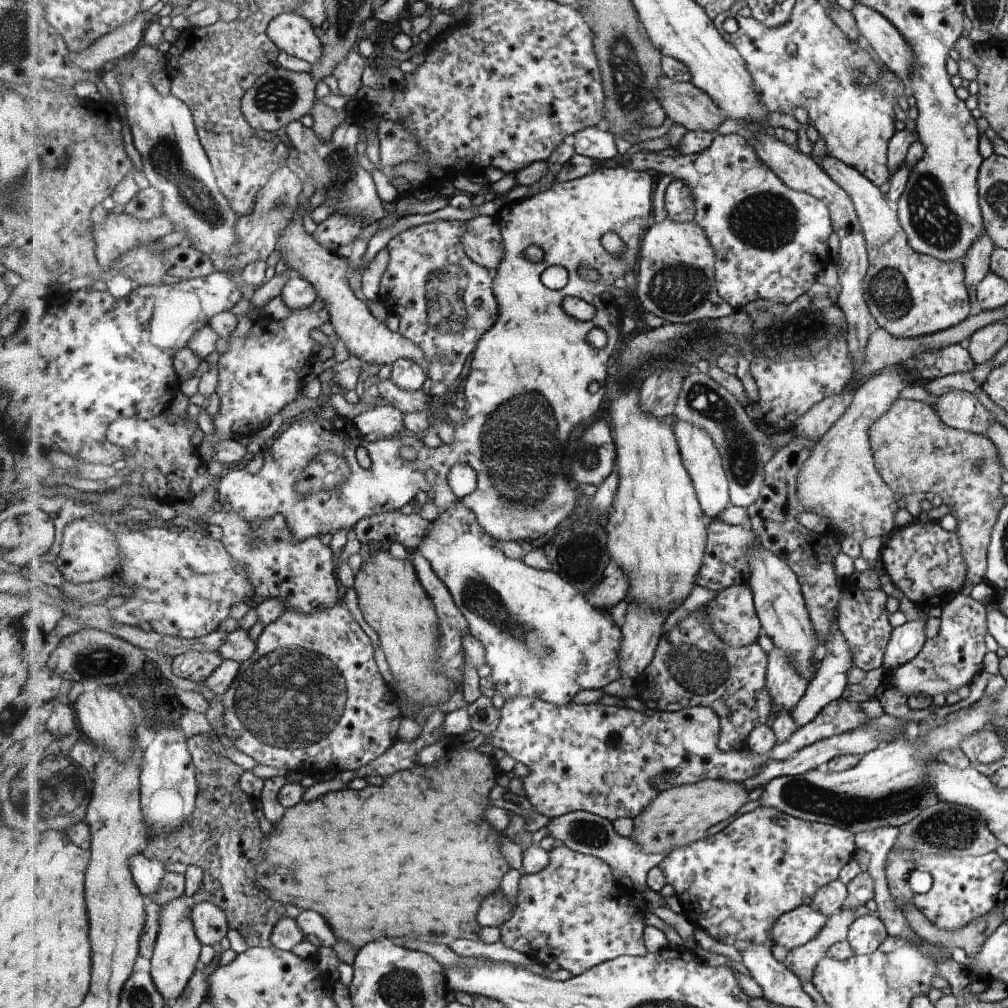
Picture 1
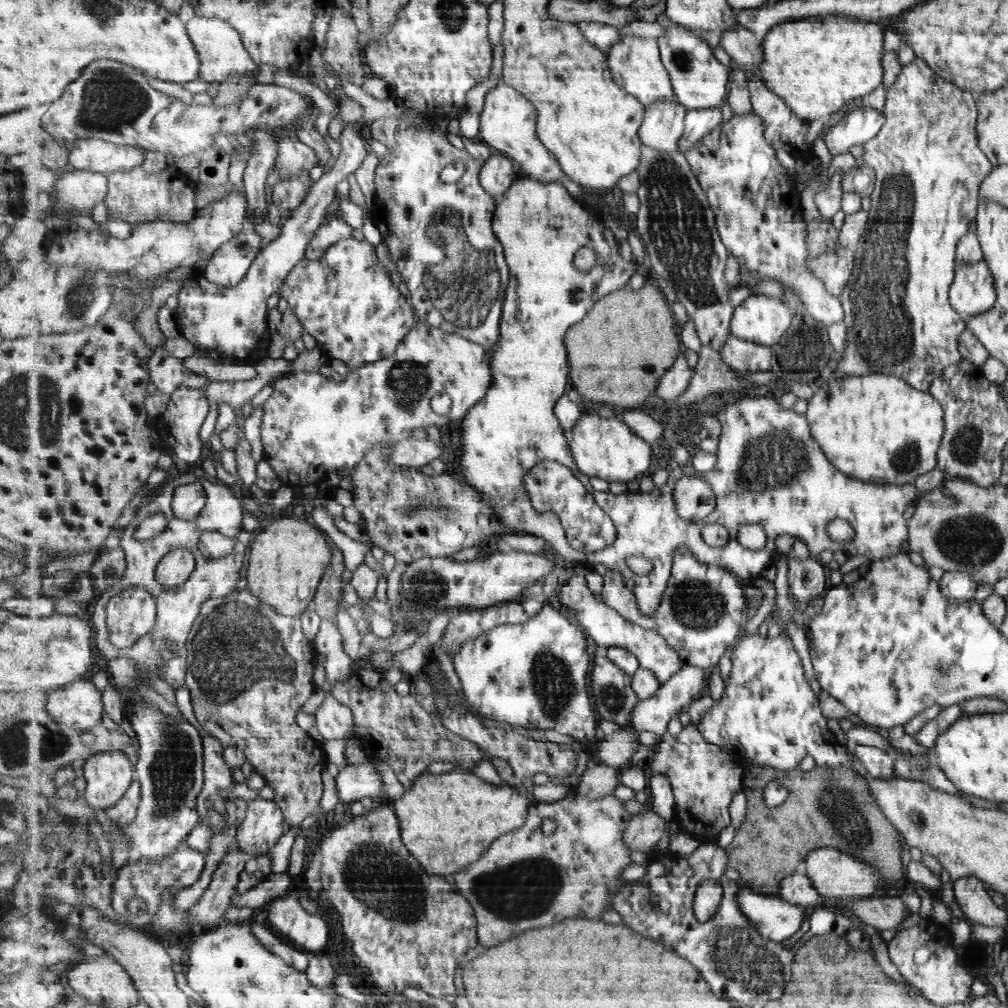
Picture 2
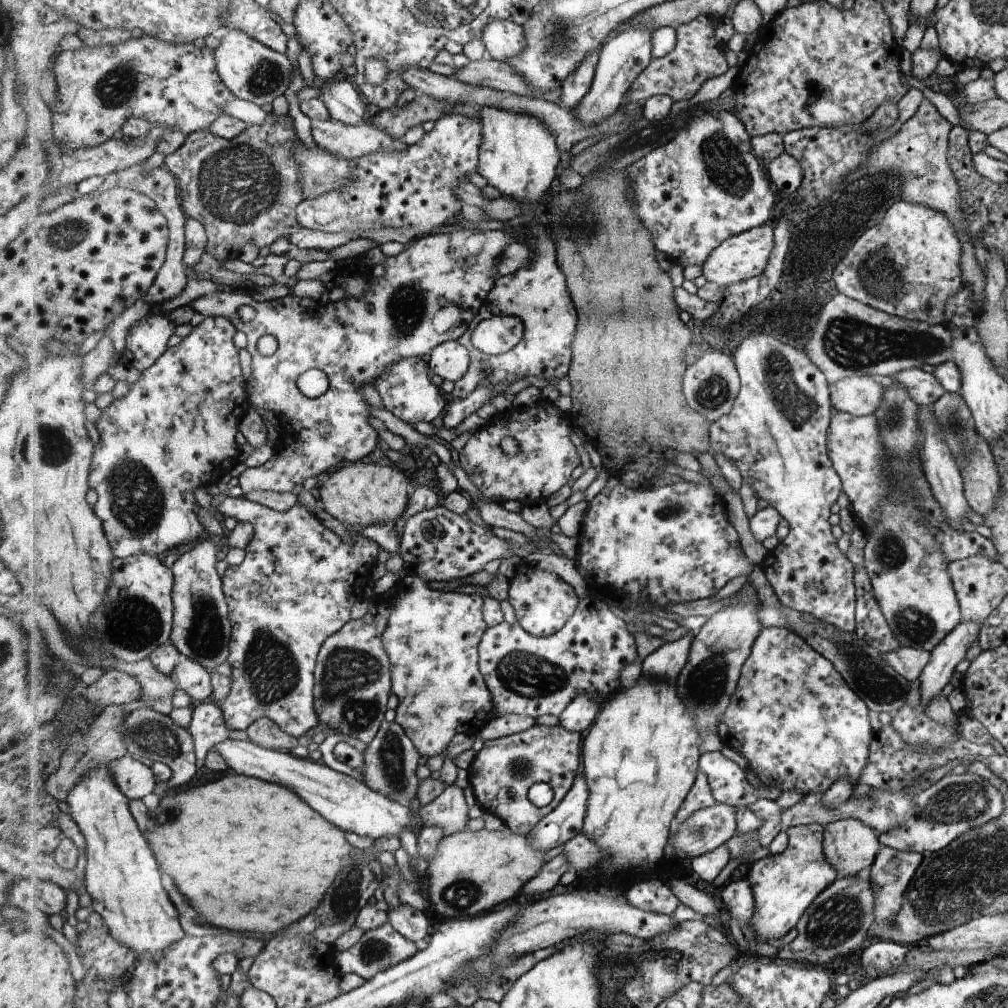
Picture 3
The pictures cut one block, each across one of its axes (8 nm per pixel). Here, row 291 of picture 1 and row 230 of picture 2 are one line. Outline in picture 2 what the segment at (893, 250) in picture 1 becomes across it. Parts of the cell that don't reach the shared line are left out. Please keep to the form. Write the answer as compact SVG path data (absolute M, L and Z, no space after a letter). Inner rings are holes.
M914 56L911 62L901 66L895 80L893 80L893 84L885 92L882 114L884 124L881 129L869 142L863 145L863 159L866 165L873 168L875 181L872 196L870 197L871 207L868 225L855 250L856 264L853 269L853 276L849 279L849 284L845 286L841 296L841 302L844 303L845 308L846 317L844 322L848 328L848 334L845 356L843 356L843 360L838 362L837 374L841 378L864 376L865 374L885 374L886 376L904 379L908 386L914 390L927 392L933 380L940 377L950 365L958 364L961 360L956 343L960 334L965 330L965 323L963 317L953 309L948 301L948 288L955 276L957 241L967 233L969 222L976 218L977 194L979 193L981 181L992 170L992 162L989 162L984 151L976 145L975 116L979 116L979 112L975 112L975 102L973 102L971 94L961 92L960 87L941 78L925 63L923 58Z

